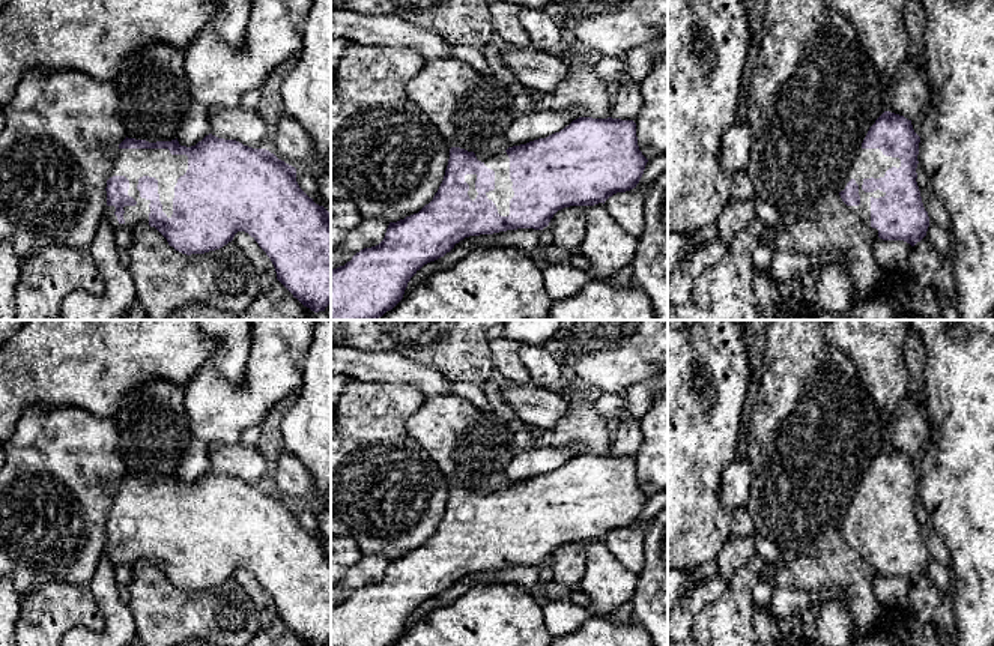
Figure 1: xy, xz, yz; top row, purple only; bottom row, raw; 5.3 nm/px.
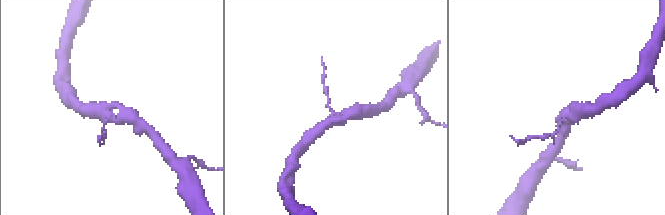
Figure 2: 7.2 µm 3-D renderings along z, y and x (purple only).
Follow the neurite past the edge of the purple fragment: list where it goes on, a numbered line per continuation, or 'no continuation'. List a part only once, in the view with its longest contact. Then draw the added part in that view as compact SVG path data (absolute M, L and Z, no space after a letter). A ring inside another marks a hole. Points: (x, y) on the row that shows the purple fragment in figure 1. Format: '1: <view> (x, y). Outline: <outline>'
1: xy (131, 163). Outline: M117 149L108 179L113 176L125 176L129 180L128 195L137 204L125 206L123 219L120 224L114 215L116 207L107 206L104 219L113 227L134 228L138 224L149 224L150 200L141 198L137 189L138 179L143 176L158 180L158 194L162 204L162 212L167 218L173 215L174 186L177 179L188 170L186 155L171 155L168 149Z

